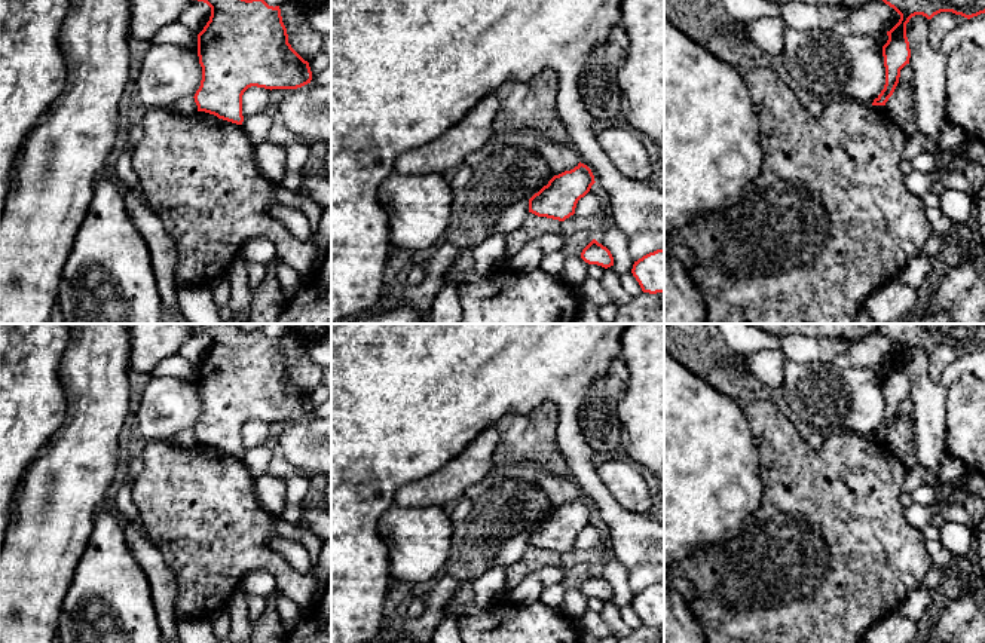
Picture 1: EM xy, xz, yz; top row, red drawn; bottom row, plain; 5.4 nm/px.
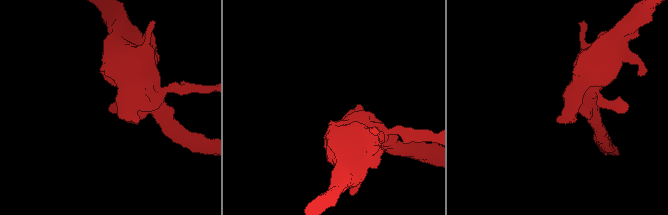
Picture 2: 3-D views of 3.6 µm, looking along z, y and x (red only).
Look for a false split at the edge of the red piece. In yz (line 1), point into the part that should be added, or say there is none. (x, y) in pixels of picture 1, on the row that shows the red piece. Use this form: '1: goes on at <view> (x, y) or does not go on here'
1: does not go on here

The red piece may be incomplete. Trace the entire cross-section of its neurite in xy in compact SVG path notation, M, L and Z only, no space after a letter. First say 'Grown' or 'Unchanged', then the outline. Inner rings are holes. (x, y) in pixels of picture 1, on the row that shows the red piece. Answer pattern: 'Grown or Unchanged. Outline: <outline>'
Unchanged. Outline: M198 0L211 7L211 16L198 34L198 56L202 67L201 86L195 94L198 111L205 111L218 119L242 125L242 95L251 88L297 89L312 80L309 62L305 61L288 43L287 28L282 22L279 6L269 6L264 0Z

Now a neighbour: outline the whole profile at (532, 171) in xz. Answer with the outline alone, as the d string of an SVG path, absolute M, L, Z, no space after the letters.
M511 151L502 163L496 178L513 174L518 184L533 196L554 177L548 162L535 151Z

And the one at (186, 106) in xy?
M186 97L180 101L177 101L172 107L172 111L180 113L180 114L193 114L198 111L198 105L195 102L195 98Z

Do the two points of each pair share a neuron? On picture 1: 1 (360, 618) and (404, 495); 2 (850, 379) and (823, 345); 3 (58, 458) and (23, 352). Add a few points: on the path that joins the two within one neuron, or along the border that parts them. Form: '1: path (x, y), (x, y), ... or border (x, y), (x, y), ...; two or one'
1: border (421, 480), (404, 483), (397, 490), (392, 502); two
2: border (794, 361), (829, 363); two
3: border (67, 406), (64, 422), (30, 465); two

